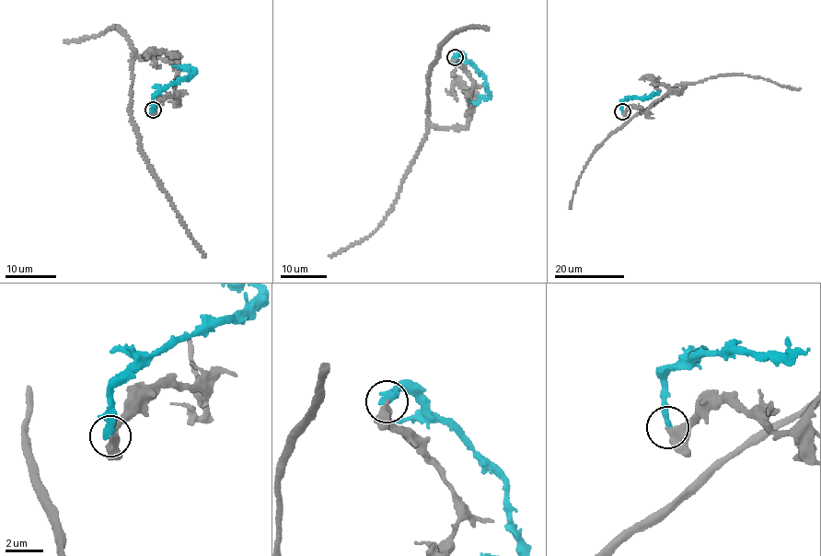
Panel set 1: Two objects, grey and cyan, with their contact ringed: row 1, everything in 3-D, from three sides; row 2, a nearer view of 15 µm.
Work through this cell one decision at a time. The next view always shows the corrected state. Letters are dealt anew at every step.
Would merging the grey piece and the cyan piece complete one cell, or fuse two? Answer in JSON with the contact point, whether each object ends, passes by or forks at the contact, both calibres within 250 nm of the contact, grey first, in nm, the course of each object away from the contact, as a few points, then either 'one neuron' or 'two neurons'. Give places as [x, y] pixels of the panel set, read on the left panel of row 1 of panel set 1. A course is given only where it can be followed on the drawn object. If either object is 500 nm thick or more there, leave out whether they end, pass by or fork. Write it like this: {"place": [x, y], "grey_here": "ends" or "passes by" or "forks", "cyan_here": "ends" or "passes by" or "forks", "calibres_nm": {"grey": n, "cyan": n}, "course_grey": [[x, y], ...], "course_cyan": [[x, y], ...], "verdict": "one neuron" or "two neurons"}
{"place": [153, 110], "grey_here": "ends", "cyan_here": "ends", "calibres_nm": {"grey": 440, "cyan": 400}, "course_grey": [[153, 110], [167, 97], [179, 99], [180, 65], [136, 56], [128, 112], [139, 148], [203, 257]], "course_cyan": [[153, 110], [155, 96], [171, 84], [185, 79], [192, 71], [172, 65]], "verdict": "two neurons"}

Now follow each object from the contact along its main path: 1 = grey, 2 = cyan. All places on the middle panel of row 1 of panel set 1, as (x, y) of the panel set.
1: (456, 56), (472, 84), (470, 119), (463, 127), (433, 128), (428, 72), (438, 48), (456, 31), (486, 29)
2: (456, 56), (459, 54), (485, 76), (488, 97), (476, 101), (468, 99)

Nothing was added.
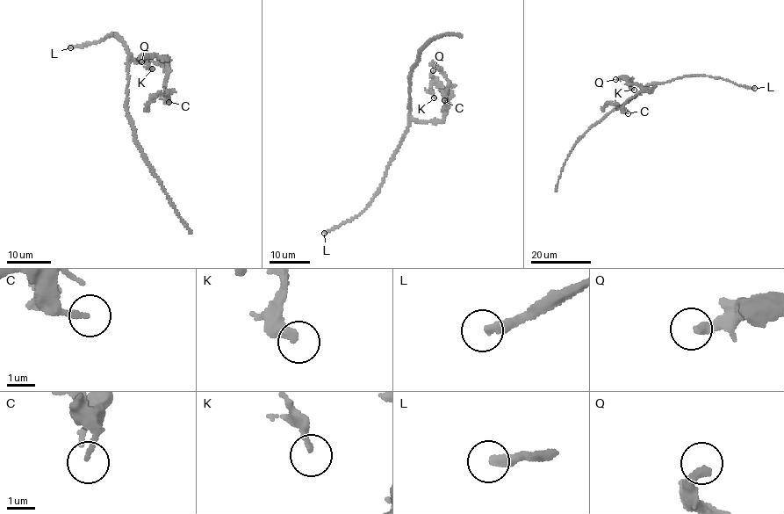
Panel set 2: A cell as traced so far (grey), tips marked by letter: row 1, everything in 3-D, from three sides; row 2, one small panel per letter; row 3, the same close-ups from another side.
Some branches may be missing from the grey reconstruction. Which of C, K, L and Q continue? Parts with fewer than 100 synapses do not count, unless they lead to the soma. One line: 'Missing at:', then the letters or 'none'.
Missing at: L

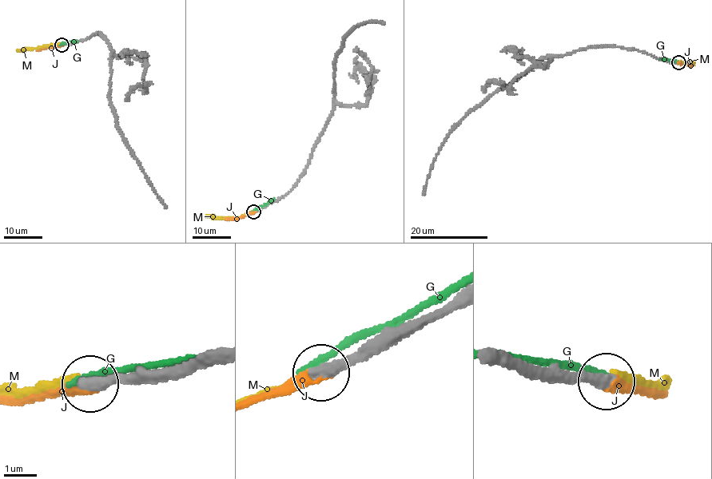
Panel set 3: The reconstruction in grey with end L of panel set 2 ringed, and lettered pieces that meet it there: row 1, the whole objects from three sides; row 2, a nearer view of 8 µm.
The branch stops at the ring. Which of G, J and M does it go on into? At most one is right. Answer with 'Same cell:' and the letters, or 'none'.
Same cell: J

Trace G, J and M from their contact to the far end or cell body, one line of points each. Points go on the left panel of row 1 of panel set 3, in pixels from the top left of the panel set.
G: (61, 44), (77, 41)
J: (61, 45), (36, 49)
M: (60, 44), (17, 50)

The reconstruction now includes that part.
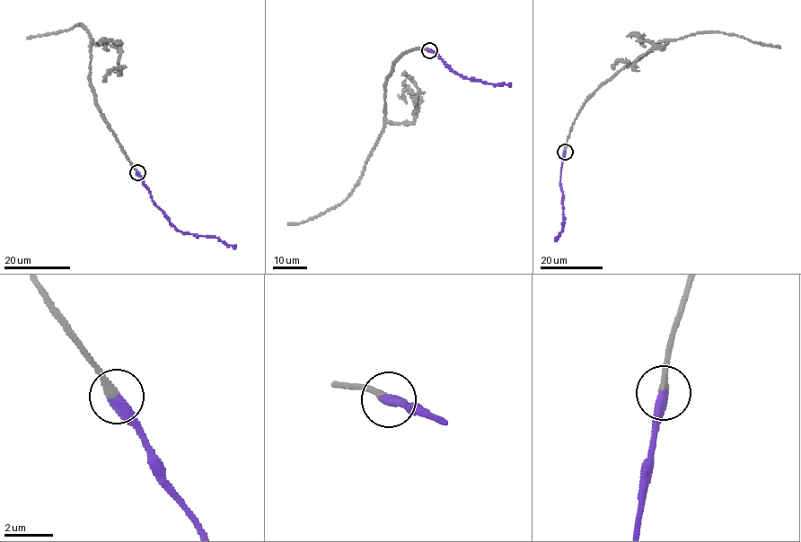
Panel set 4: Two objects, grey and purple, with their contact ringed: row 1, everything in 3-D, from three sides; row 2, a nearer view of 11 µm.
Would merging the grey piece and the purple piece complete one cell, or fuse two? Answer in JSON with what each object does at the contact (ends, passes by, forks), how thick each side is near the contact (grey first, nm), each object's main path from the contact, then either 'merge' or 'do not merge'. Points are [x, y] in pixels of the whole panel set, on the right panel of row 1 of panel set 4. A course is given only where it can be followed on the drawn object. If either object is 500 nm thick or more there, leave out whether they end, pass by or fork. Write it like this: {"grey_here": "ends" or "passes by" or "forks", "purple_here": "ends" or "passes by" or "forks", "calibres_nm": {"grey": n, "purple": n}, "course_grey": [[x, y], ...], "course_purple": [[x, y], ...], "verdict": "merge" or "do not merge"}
{"grey_here": "ends", "purple_here": "ends", "calibres_nm": {"grey": 320, "purple": 480}, "course_grey": [[565, 151], [570, 127], [585, 101], [624, 67], [662, 41], [698, 33], [720, 32], [779, 47]], "course_purple": [[565, 151], [560, 183], [564, 221], [557, 239], [555, 238]], "verdict": "merge"}

